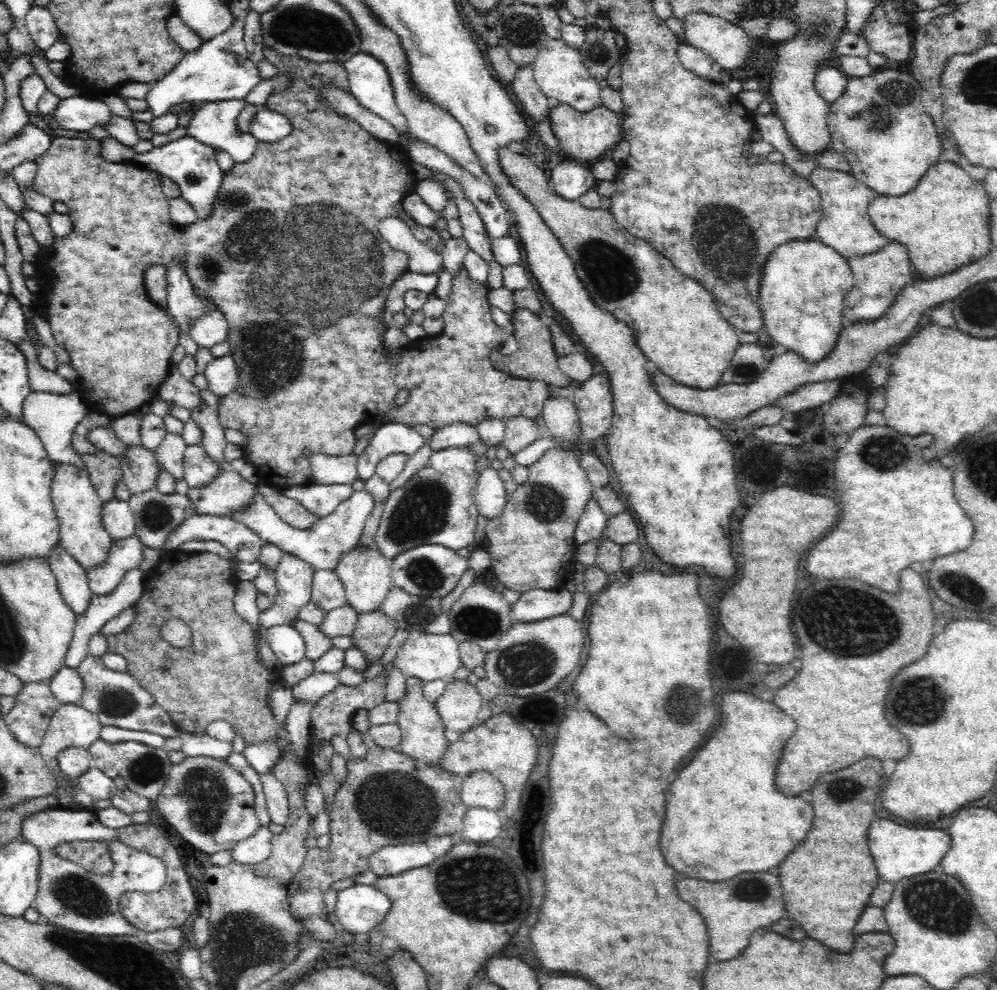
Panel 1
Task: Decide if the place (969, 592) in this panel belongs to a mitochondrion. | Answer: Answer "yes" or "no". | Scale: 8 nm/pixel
yes

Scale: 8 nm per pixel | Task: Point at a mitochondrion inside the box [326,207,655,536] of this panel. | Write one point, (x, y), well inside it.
(613, 271)

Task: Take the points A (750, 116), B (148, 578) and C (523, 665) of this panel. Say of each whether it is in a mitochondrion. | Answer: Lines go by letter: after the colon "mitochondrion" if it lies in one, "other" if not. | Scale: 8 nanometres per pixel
A: other
B: other
C: mitochondrion

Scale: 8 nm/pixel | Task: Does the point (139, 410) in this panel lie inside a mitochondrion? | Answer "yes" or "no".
no

